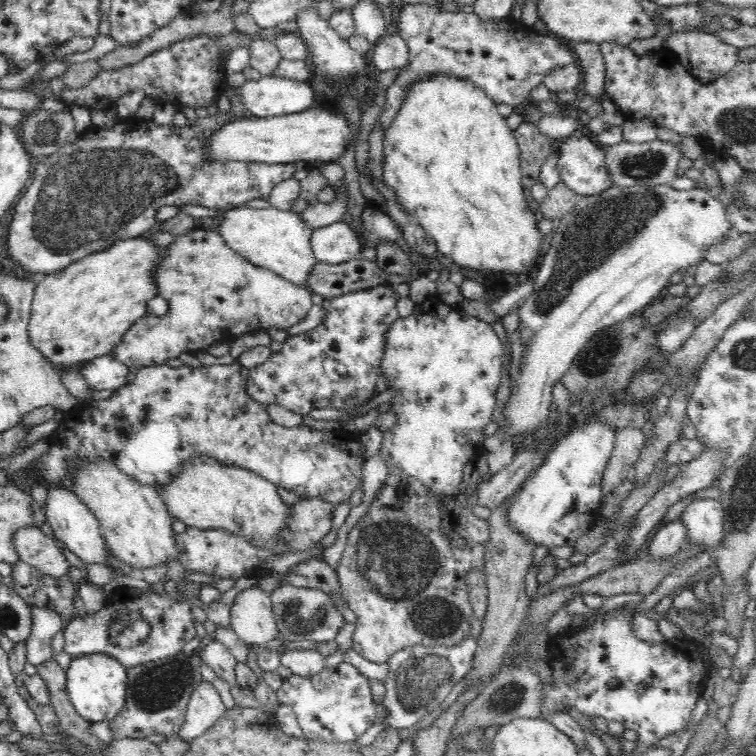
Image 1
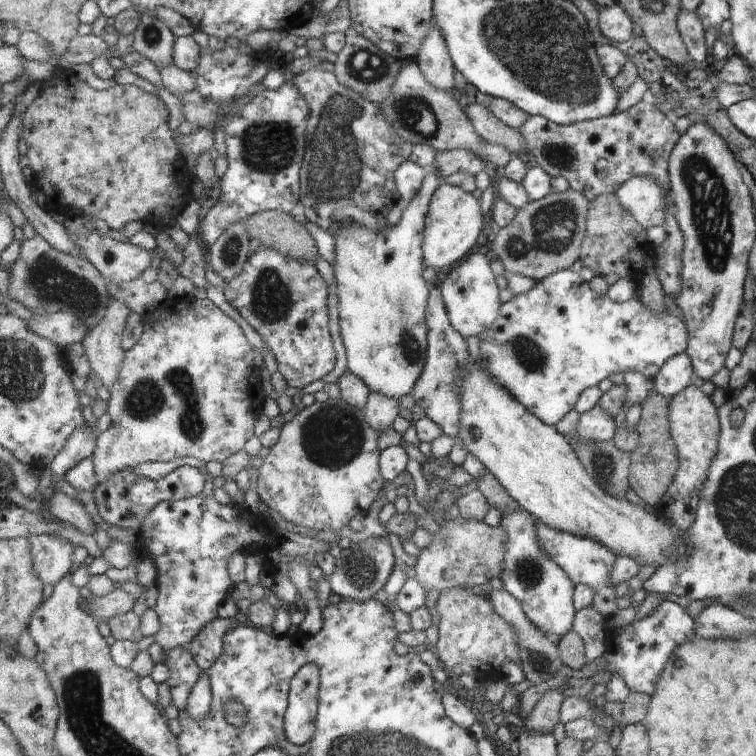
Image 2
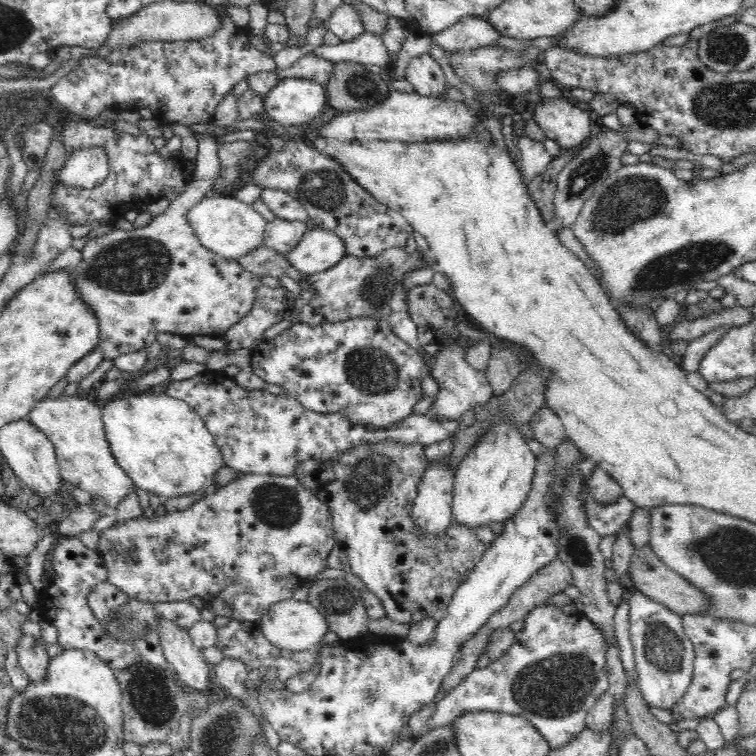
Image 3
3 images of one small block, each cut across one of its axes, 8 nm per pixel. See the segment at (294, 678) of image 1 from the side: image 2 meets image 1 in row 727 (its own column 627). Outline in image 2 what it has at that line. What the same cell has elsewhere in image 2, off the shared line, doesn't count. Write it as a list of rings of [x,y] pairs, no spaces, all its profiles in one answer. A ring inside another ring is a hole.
[[[564,269],[543,281],[539,281],[539,284],[533,288],[530,292],[516,295],[513,299],[502,304],[499,321],[493,326],[492,330],[479,337],[470,337],[466,340],[471,358],[475,361],[479,361],[484,364],[484,367],[490,372],[494,379],[498,381],[503,387],[507,388],[513,397],[516,397],[525,407],[533,412],[542,422],[547,423],[550,426],[558,427],[561,423],[561,418],[571,411],[573,404],[577,402],[579,394],[585,390],[585,388],[591,388],[607,379],[611,374],[625,373],[627,370],[636,371],[644,378],[653,379],[655,374],[659,371],[659,368],[665,363],[665,360],[672,358],[676,355],[684,353],[686,348],[686,341],[688,335],[686,332],[686,325],[671,316],[671,314],[653,314],[651,310],[648,310],[638,299],[630,299],[623,303],[612,302],[611,299],[607,299],[605,295],[597,296],[591,288],[588,286],[588,282],[583,282],[579,278],[578,274],[571,269]],[[587,376],[593,376],[595,378],[595,384],[589,384]]]

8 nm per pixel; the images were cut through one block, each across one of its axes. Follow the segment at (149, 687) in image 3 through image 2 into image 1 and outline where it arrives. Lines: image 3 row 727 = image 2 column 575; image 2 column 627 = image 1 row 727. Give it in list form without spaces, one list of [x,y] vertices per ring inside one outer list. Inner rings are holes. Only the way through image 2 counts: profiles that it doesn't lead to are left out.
[[[182,652],[172,658],[128,668],[124,711],[108,721],[114,739],[124,744],[130,739],[146,740],[150,735],[176,736],[185,720],[190,698],[202,682],[200,665],[197,654],[189,656]]]

